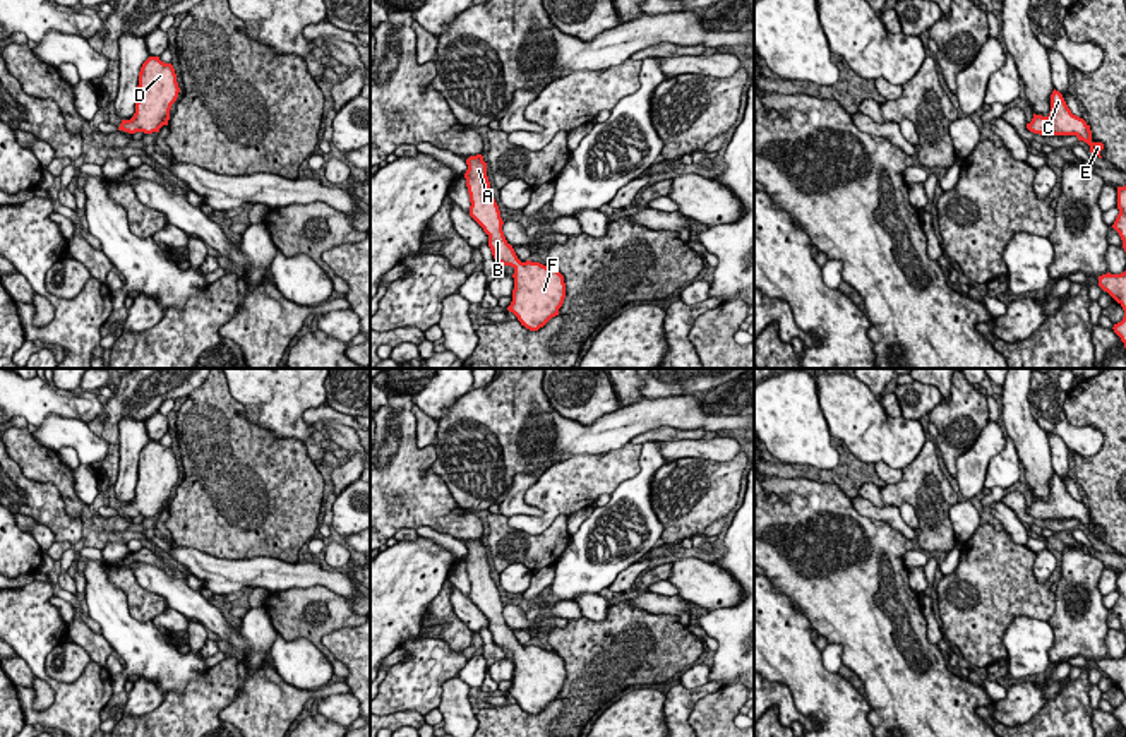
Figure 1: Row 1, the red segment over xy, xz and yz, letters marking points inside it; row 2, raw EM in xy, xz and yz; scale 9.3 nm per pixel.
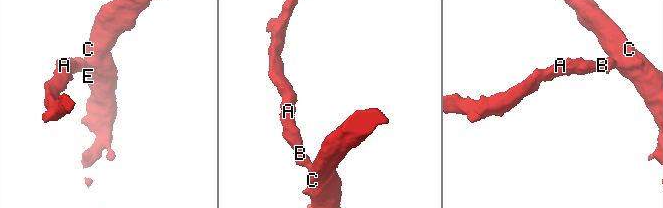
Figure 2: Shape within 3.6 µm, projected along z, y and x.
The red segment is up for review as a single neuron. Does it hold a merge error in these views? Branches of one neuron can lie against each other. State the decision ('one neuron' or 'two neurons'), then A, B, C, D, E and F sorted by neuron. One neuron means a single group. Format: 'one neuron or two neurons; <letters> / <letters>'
one neuron; A B C D E F

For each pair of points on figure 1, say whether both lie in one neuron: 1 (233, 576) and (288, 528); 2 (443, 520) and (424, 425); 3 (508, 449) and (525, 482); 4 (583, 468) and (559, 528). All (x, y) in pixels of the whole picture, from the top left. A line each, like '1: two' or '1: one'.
1: two
2: two
3: two
4: two

